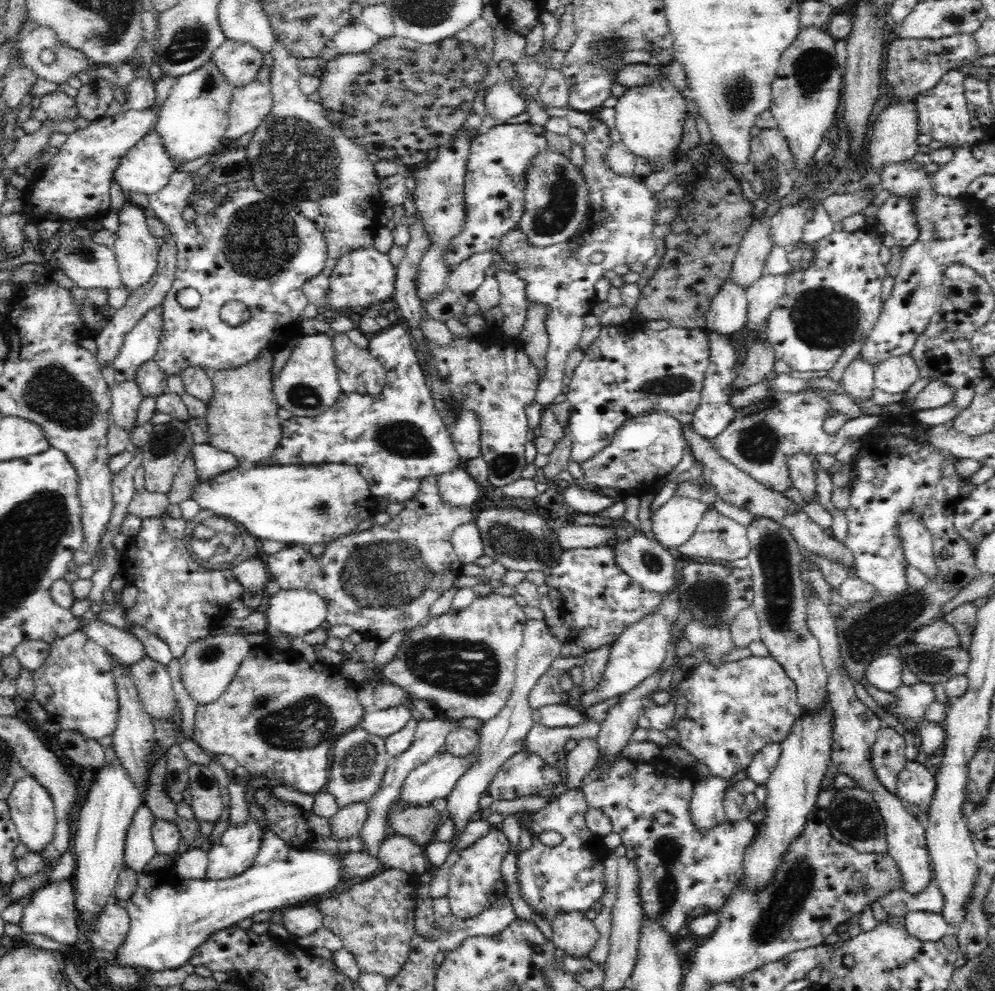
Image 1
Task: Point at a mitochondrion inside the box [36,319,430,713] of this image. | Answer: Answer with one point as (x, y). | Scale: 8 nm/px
(167, 441)

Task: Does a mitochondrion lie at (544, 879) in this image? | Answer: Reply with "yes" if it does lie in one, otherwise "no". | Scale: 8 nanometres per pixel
yes

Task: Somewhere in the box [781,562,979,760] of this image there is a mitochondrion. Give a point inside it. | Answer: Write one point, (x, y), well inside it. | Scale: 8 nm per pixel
(874, 630)

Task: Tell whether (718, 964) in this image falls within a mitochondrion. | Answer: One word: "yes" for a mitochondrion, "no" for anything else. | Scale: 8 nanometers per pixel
no

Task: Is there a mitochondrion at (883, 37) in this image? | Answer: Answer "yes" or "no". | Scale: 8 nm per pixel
no

